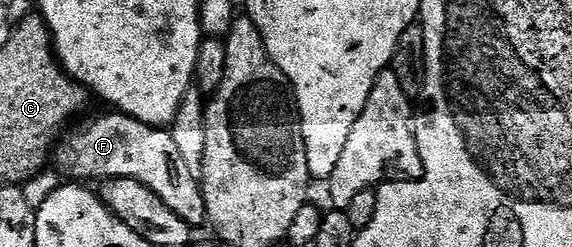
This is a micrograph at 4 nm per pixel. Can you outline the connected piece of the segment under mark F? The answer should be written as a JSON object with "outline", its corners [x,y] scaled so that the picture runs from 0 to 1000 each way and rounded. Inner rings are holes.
{"outline":[[[191,449],[185,474],[170,474],[164,490],[138,510],[122,555],[108,551],[96,591],[89,652],[101,700],[108,709],[122,700],[128,713],[122,721],[142,741],[163,741],[156,733],[166,729],[164,737],[168,737],[171,725],[194,717],[234,717],[243,741],[250,741],[264,773],[271,773],[271,789],[278,789],[278,806],[285,806],[285,822],[292,822],[292,838],[299,838],[299,854],[306,854],[306,870],[313,870],[313,887],[325,895],[332,919],[360,907],[362,822],[355,806],[350,729],[341,709],[334,709],[325,652],[315,636],[313,611],[306,595],[301,534],[290,530],[287,518],[243,498],[219,457]]]}

